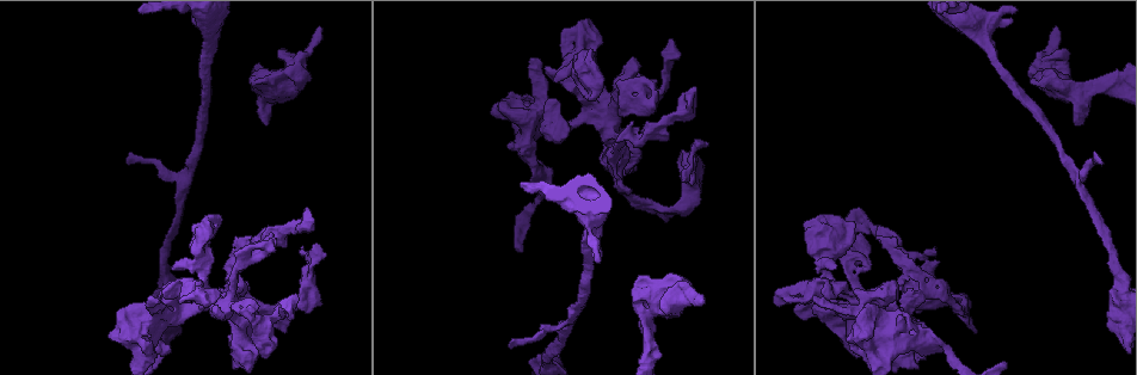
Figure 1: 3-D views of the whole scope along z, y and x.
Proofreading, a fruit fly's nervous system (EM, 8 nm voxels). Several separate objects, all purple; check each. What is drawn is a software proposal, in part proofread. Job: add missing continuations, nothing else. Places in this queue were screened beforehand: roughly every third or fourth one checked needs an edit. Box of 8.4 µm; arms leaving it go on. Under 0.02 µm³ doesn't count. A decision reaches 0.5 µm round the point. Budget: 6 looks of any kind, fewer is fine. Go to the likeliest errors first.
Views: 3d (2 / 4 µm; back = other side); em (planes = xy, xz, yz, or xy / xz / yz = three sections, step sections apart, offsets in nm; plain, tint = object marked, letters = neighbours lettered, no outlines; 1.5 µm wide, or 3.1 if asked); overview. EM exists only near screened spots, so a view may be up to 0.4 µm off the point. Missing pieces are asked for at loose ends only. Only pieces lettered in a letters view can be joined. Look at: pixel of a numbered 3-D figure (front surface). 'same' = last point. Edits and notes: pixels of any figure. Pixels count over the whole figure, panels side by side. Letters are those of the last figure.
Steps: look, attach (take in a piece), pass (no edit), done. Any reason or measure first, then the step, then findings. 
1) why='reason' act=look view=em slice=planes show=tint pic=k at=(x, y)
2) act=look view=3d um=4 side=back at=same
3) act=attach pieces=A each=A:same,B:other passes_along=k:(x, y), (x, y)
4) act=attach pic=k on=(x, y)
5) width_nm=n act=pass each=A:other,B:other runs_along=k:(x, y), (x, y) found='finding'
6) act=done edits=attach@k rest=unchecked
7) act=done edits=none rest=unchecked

why='branch stops here' act=look view=3d um=2 pic=1 at=(320, 28)

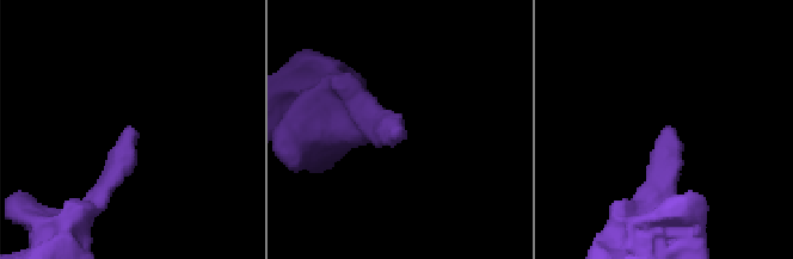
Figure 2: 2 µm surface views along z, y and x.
why='need the tissue' act=look view=em slice=yz step=4 show=tint pic=2 at=(402, 133)

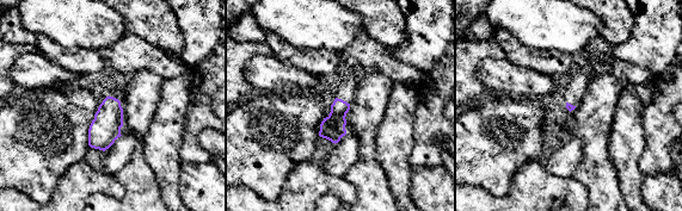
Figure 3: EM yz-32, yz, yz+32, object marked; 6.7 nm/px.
why='cut it another way' act=look view=em slice=planes show=letters at=same

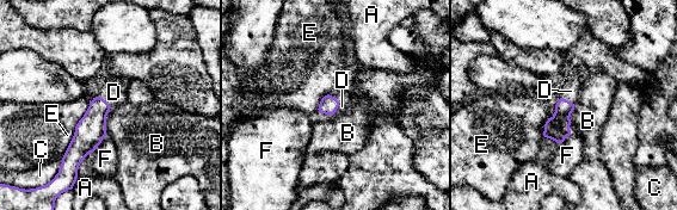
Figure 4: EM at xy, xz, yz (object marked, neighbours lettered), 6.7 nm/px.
width_nm=120 act=attach pieces=D each=A:other,B:other,C:other,D:same,E:other,F:other passes_along=4:(557, 128), (567, 100), (571, 91) found='it goes on there'

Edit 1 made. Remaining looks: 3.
why='branch stops here' act=look view=em slice=xz step=4 show=letters pic=1 at=(530, 59)

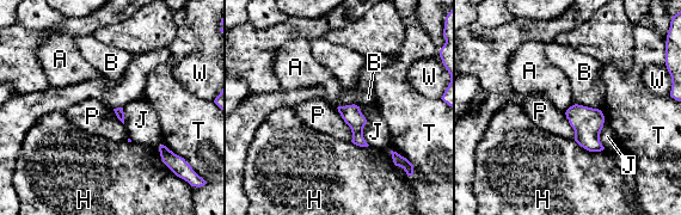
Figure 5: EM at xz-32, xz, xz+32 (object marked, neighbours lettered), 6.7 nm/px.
why='another direction' act=look view=em slice=planes show=letters at=same

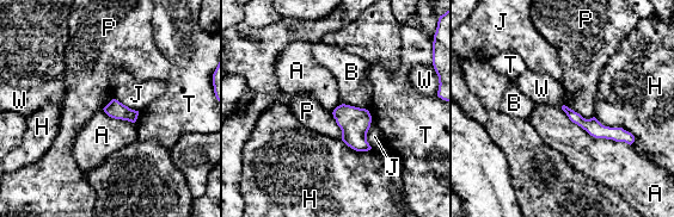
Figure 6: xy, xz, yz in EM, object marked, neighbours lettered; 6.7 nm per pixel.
act=pass each=A:other,B:other,H:other,J:other,P:other,T:other,W:other found='no lettered piece goes on from it'

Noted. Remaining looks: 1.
why='branch stops here' act=look view=em slice=planes show=letters pic=1 at=(254, 312)

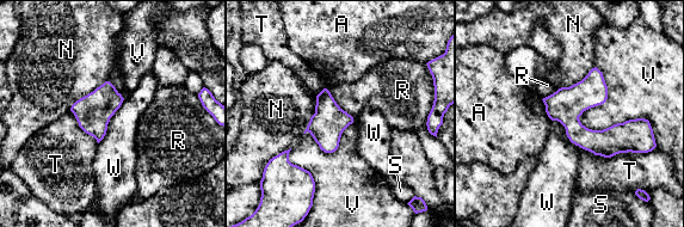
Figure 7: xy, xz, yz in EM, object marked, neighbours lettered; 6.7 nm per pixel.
act=pass each=A:other,N:other,R:other,S:other,T:other,V:other,W:other border=7:(326, 87), (333, 99), (353, 117) found='no lettered piece goes on from it'

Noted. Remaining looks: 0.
act=done edits=attach@4 rest=unchecked

